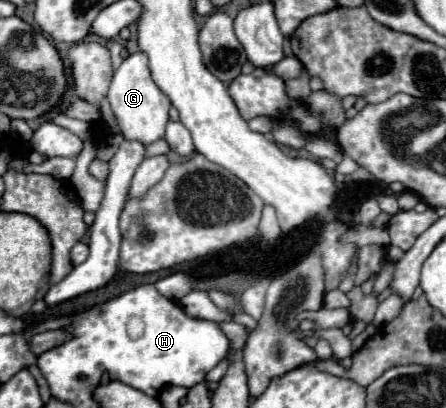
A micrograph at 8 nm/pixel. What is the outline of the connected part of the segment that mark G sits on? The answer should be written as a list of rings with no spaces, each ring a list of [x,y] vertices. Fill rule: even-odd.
[[[138,51],[122,61],[122,65],[116,69],[114,79],[110,83],[108,101],[112,105],[112,111],[118,119],[118,127],[124,139],[138,139],[140,143],[154,143],[156,139],[164,137],[164,129],[168,123],[168,109],[170,99],[162,89],[152,81],[146,53]]]

